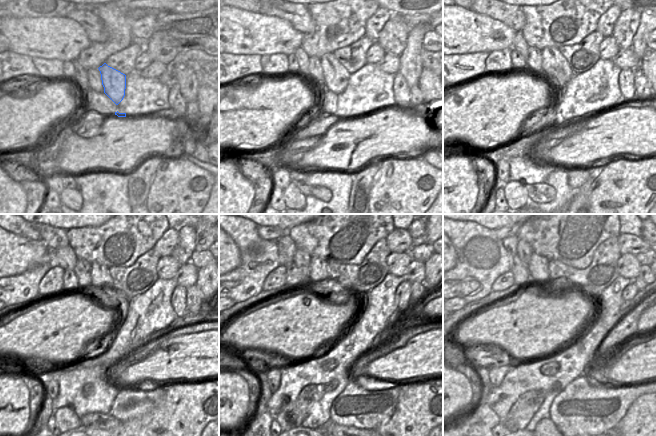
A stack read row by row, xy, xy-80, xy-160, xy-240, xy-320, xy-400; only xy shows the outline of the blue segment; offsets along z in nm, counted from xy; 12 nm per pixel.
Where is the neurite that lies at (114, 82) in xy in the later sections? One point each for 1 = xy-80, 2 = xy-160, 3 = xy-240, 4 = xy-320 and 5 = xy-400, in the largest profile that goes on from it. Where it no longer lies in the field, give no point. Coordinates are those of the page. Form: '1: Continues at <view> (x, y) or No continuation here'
1: Continues at xy-80 (336, 77)
2: Continues at xy-160 (558, 73)
3: Continues at xy-240 (100, 275)
4: Continues at xy-320 (318, 267)
5: Continues at xy-400 (538, 268).

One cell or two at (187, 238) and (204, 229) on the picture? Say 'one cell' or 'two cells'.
two cells

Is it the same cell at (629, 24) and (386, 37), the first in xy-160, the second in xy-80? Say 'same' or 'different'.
same

